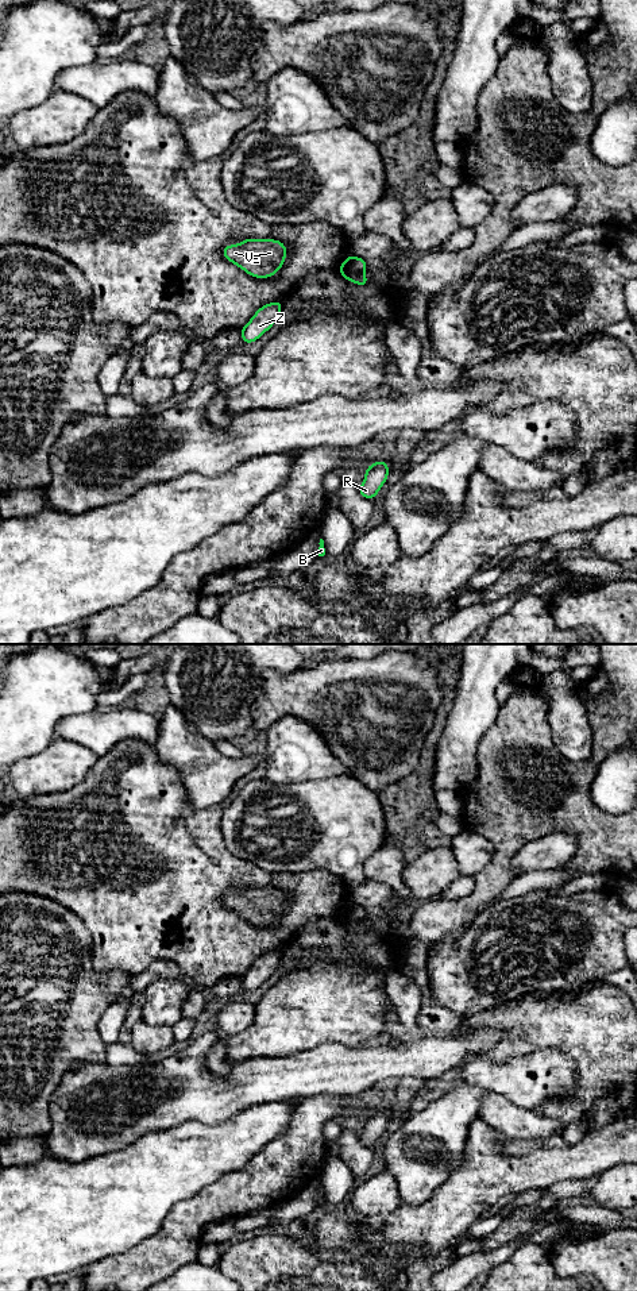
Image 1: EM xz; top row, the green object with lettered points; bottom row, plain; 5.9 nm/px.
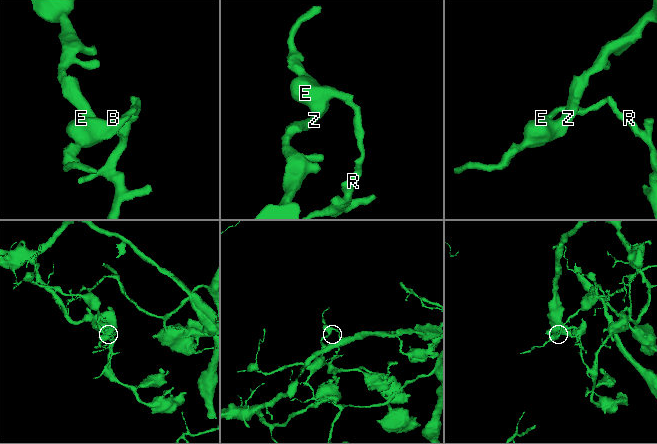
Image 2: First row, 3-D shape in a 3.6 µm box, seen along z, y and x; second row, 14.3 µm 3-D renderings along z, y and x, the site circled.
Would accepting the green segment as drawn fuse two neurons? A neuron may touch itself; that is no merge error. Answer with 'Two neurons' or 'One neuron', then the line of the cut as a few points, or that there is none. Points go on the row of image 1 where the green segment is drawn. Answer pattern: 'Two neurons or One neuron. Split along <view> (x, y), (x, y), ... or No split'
Two neurons. Split along xz (363, 273), (347, 272), (343, 276)

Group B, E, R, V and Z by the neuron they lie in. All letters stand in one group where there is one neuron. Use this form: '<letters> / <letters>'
B R / E V Z

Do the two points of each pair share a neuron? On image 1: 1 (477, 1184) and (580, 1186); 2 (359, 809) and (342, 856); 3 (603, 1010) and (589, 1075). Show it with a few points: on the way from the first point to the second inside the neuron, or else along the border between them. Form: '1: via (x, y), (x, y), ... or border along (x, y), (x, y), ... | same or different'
1: border along (579, 1178), (554, 1182), (545, 1190) | different
2: via (347, 821), (342, 827), (342, 844) | same
3: via (603, 1026), (603, 1059) | same

